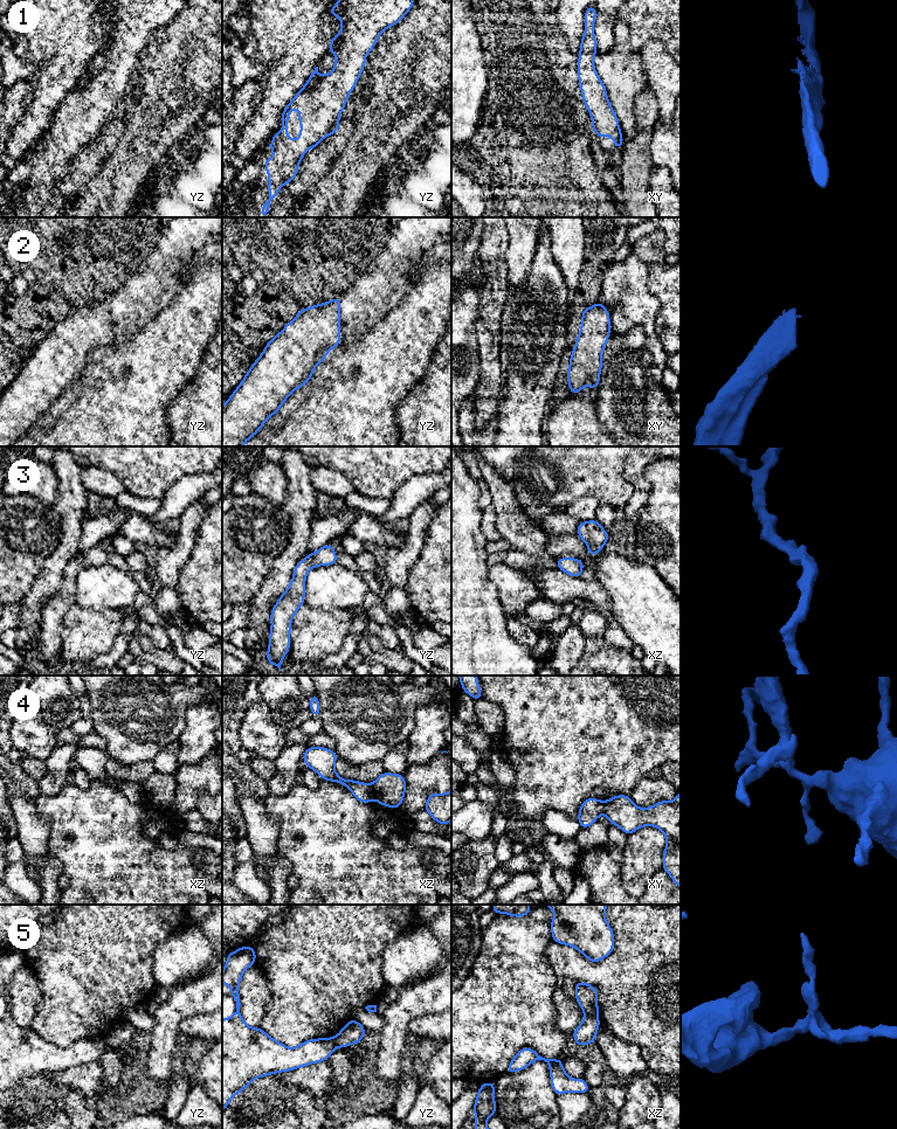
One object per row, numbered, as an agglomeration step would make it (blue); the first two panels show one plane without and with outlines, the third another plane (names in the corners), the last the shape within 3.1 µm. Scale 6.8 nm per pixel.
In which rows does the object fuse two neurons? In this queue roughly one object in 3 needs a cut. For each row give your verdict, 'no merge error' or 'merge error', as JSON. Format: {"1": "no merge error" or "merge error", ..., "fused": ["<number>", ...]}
{"1": "no merge error", "2": "no merge error", "3": "no merge error", "4": "merge error", "5": "merge error", "fused": ["4", "5"]}

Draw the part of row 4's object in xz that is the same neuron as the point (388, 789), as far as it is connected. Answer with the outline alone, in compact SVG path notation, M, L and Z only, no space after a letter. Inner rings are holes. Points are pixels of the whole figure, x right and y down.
M385 771L371 784L378 804L400 808L407 789L403 775Z

